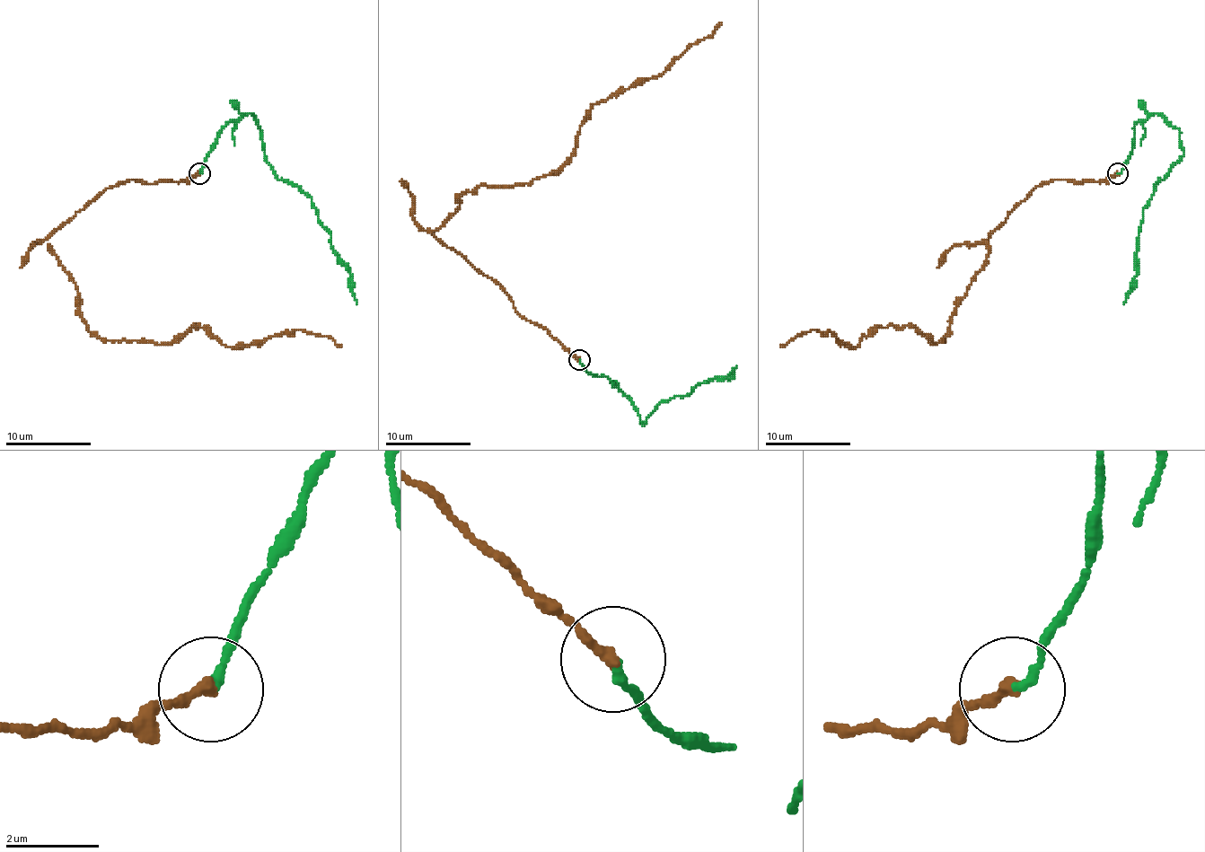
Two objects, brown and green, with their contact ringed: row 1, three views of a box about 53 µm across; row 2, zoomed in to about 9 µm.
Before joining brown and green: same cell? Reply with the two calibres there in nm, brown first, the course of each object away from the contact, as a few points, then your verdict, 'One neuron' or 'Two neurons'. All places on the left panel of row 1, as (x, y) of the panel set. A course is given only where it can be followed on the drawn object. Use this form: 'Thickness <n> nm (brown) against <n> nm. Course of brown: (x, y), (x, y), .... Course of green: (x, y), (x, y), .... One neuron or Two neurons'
Thickness 260 nm (brown) against 180 nm. Course of brown: (200, 173), (120, 181), (48, 240), (86, 328), (171, 345), (191, 325), (242, 346), (298, 329), (341, 346). Course of green: (200, 173), (230, 121), (249, 113), (279, 180), (298, 186), (318, 209), (333, 252), (350, 274), (356, 303). One neuron

